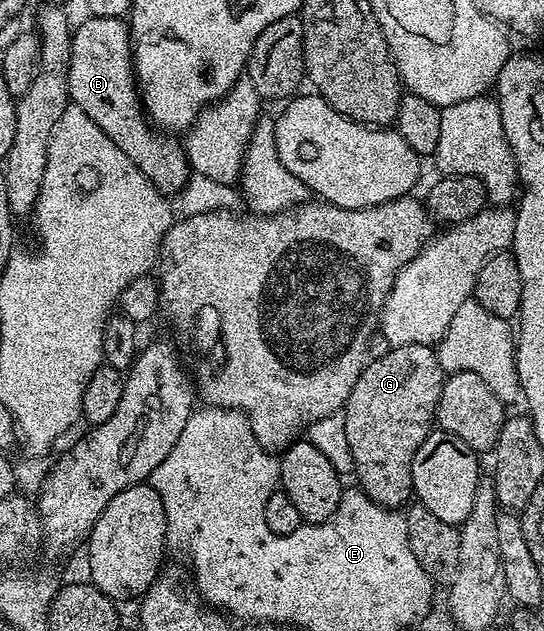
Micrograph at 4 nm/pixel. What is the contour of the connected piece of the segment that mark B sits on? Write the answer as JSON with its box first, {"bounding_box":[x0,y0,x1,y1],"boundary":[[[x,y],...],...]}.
{"bounding_box":[69,16,191,194],"boundary":[[[89,16],[73,28],[69,99],[81,107],[83,114],[87,114],[87,118],[91,118],[91,122],[95,122],[131,162],[135,162],[158,192],[177,194],[182,191],[191,173],[189,159],[184,147],[176,144],[172,135],[154,130],[145,115],[133,70],[133,42],[124,19]]]}

